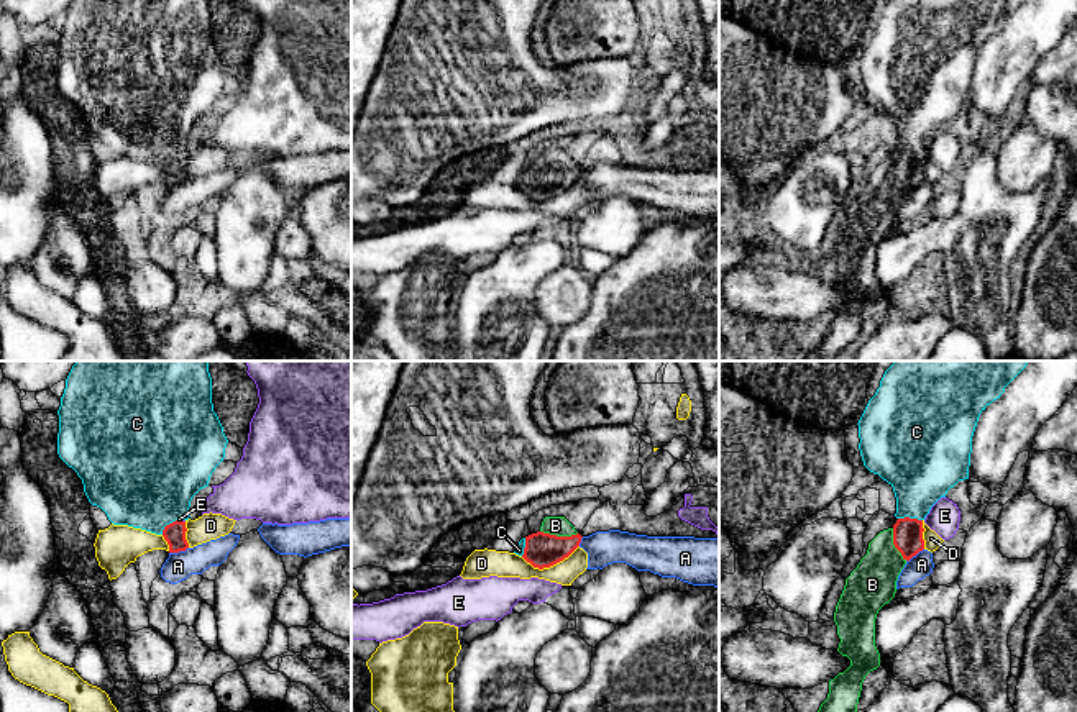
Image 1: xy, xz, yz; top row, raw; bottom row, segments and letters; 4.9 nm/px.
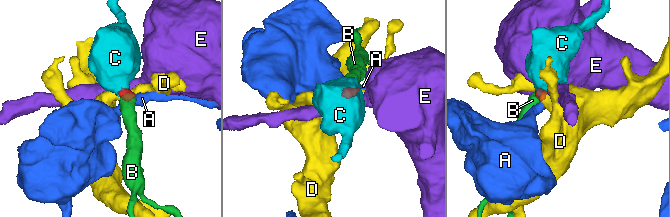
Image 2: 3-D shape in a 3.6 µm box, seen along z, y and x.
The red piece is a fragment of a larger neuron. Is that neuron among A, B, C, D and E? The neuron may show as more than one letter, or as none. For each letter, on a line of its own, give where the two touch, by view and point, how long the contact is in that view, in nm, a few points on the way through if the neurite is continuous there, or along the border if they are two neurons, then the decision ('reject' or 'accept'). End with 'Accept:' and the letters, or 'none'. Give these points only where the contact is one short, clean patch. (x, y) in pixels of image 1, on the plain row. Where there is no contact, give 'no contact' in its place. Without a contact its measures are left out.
A: meets red in xy at (178, 184); contact 100 nm long; border along xy (187, 179), (169, 186); reject
B: meets red in xz at (559, 169); contact 180 nm long; runs through xz (542, 182), (559, 169), (555, 158); accept
C: meets red in yz at (908, 150); contact 120 nm long; runs through yz (908, 173), (908, 150), (921, 110), (921, 100); accept
D: meets red in xz at (549, 199); contact 300 nm long; border along xz (578, 178), (562, 192), (542, 200), (534, 200), (521, 189); reject
E: meets red in xy at (183, 155); contact 40 nm long; border along xy (179, 151), (184, 155); reject
Accept: B, C

